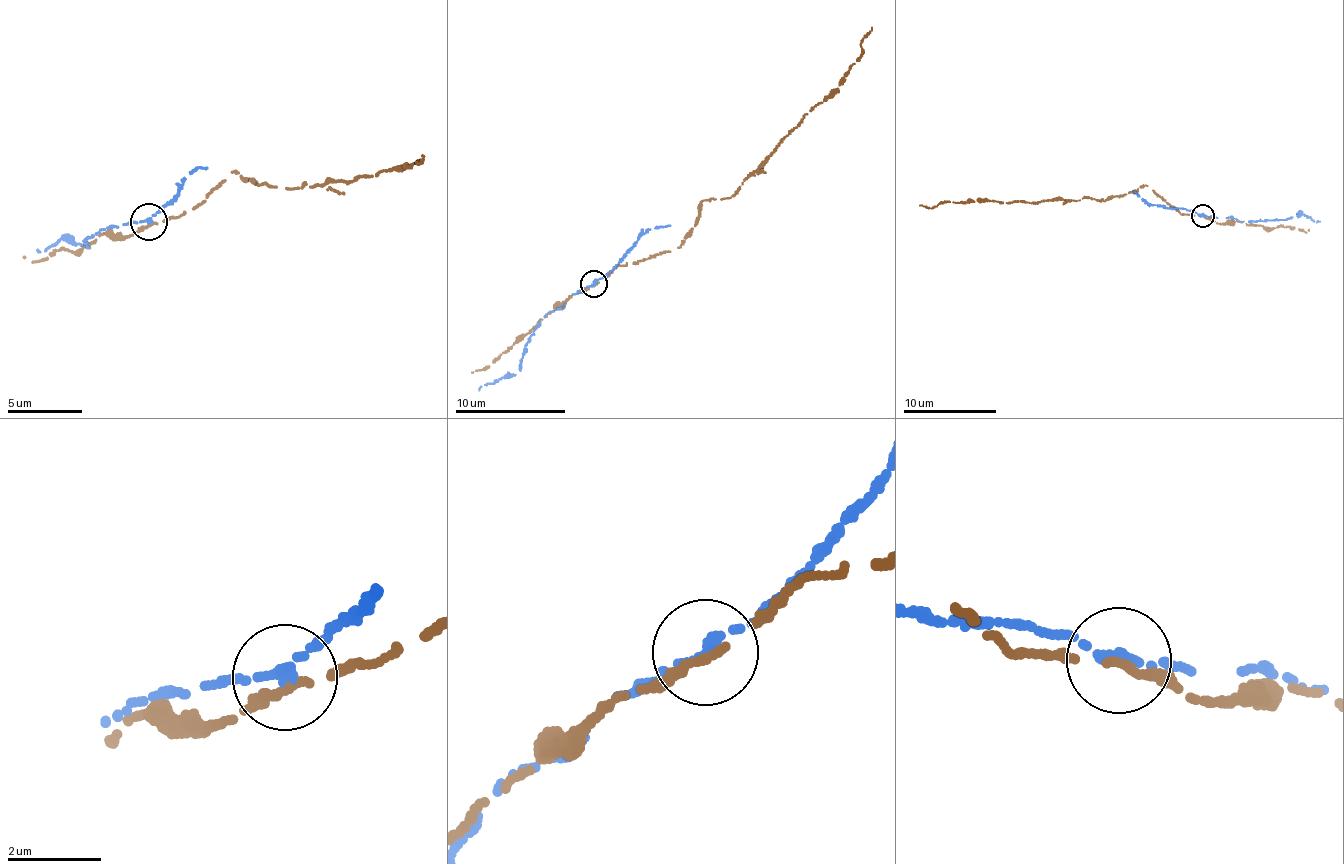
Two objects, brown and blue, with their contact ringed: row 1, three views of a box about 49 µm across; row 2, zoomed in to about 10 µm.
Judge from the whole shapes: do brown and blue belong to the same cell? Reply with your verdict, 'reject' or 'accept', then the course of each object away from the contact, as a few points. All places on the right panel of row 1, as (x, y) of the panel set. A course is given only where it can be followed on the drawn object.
reject | brown via (1203, 217), (1181, 214), (1146, 185), (1105, 201), (1094, 198), (1007, 203), (986, 199), (936, 207), (919, 206) | blue via (1203, 215), (1270, 220), (1304, 215), (1314, 222), (1320, 220)

